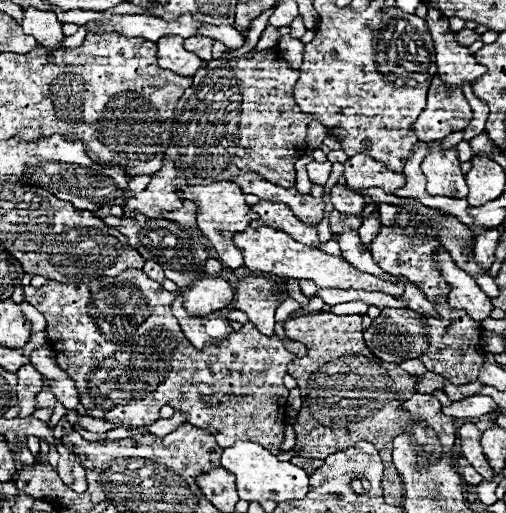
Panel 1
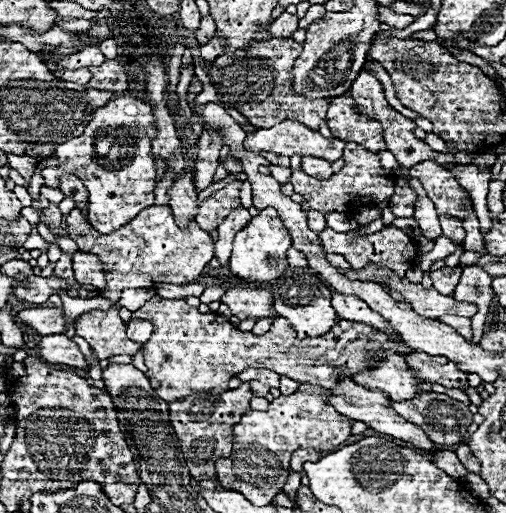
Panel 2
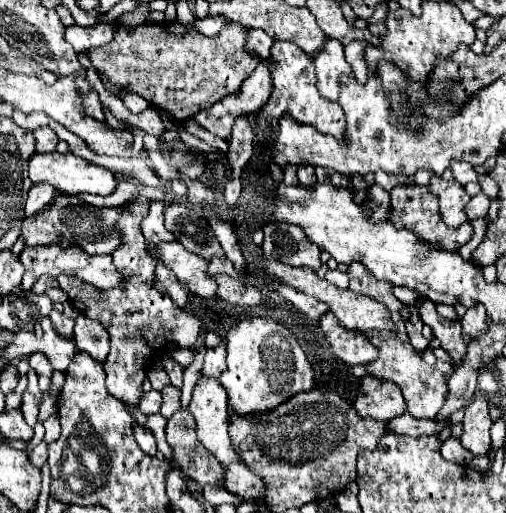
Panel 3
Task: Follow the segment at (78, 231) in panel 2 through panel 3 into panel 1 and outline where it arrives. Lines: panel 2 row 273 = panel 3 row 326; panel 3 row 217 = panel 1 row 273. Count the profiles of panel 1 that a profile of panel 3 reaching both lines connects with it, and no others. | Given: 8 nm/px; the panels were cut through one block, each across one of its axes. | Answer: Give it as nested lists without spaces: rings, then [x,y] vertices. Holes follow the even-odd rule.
[[[126,270],[122,272],[120,276],[114,276],[114,278],[96,278],[88,284],[62,284],[62,282],[56,282],[56,280],[50,280],[48,284],[40,286],[40,288],[34,288],[34,286],[24,286],[22,288],[24,292],[24,300],[30,302],[36,310],[40,310],[46,318],[46,334],[48,334],[48,342],[50,342],[50,348],[54,350],[54,356],[56,356],[56,362],[58,366],[76,382],[76,388],[78,388],[78,394],[80,394],[80,402],[84,404],[84,408],[88,410],[88,416],[94,416],[94,418],[102,418],[102,420],[108,420],[108,422],[120,422],[124,426],[144,426],[144,424],[150,424],[152,420],[158,418],[158,410],[160,406],[164,404],[170,404],[174,410],[182,410],[182,414],[186,416],[186,422],[198,426],[198,428],[208,428],[212,432],[212,436],[216,438],[218,446],[222,448],[228,448],[230,444],[234,444],[236,440],[254,440],[258,444],[264,446],[266,450],[270,452],[278,452],[278,446],[284,442],[284,424],[286,424],[286,412],[282,412],[286,408],[286,398],[288,398],[288,390],[284,388],[284,382],[282,378],[286,376],[286,366],[296,358],[294,354],[290,354],[284,346],[284,340],[280,336],[264,336],[256,330],[254,324],[244,324],[240,332],[232,332],[226,340],[222,340],[218,346],[206,346],[204,350],[196,350],[188,340],[186,336],[182,334],[180,330],[180,324],[178,320],[174,320],[172,312],[170,312],[170,304],[174,302],[174,296],[176,292],[170,292],[170,290],[164,290],[158,282],[150,280],[142,270]],[[108,392],[152,392],[152,394],[108,394]],[[202,396],[214,396],[218,400],[218,406],[210,406],[208,402],[202,400]]]

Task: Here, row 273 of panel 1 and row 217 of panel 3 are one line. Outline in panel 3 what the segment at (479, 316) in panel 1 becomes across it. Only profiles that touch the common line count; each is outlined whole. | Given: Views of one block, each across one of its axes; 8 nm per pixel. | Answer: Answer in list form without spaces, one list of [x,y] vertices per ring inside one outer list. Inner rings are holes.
[[[432,176],[430,184],[426,188],[430,194],[438,196],[440,216],[442,216],[446,226],[454,228],[454,226],[460,226],[462,222],[466,222],[464,206],[468,204],[470,196],[466,194],[466,190],[456,180],[446,182],[440,176]]]

